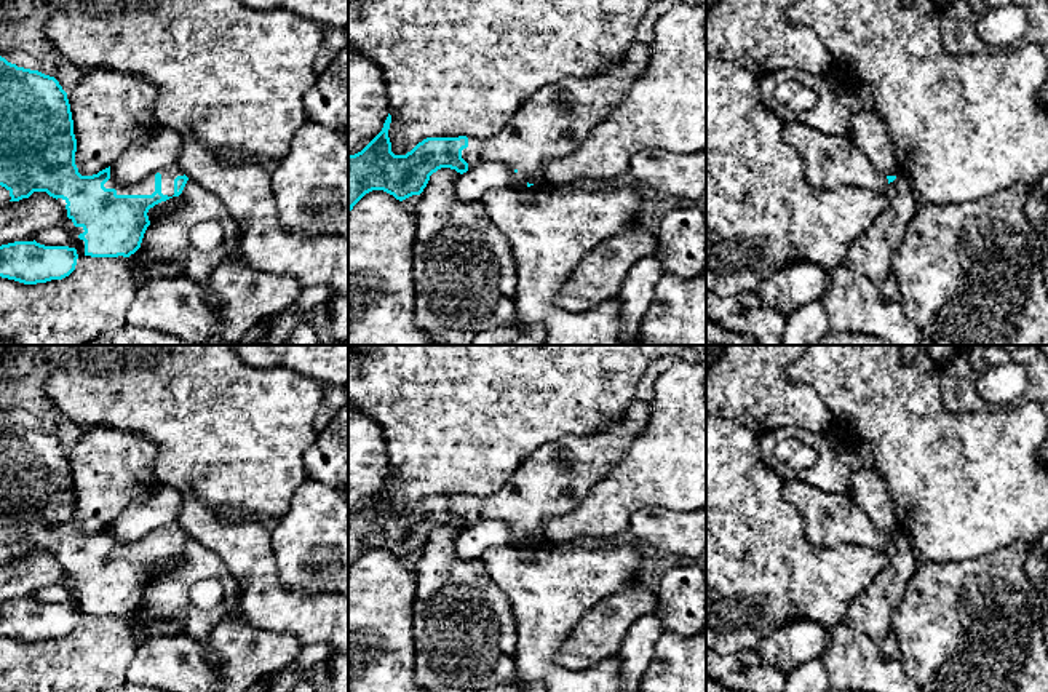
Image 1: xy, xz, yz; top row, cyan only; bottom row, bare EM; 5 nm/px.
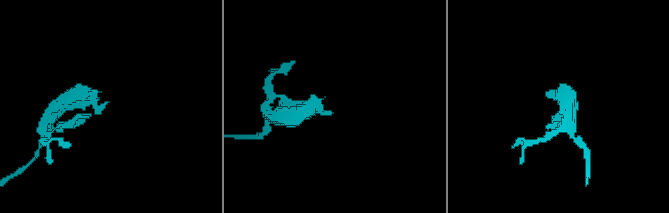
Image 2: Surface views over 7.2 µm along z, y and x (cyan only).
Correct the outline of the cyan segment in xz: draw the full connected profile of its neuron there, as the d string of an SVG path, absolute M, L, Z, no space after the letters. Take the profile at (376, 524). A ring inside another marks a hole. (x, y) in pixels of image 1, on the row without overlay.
M634 398L623 417L591 435L566 435L540 446L519 465L513 478L497 494L479 495L427 495L406 513L395 513L388 487L388 471L382 489L358 511L348 513L348 572L353 564L369 550L383 548L403 559L420 553L430 534L441 526L451 526L463 532L482 521L505 521L510 529L510 545L530 545L543 540L542 524L548 518L569 513L585 494L621 460L629 443L647 427L652 417L652 404Z

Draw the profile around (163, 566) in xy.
M173 555L166 559L155 563L147 571L149 579L153 580L153 579L160 577L161 574L173 571L179 563L181 563L181 555Z

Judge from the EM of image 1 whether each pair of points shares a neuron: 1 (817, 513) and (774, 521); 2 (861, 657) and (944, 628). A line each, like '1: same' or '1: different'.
1: different
2: different

